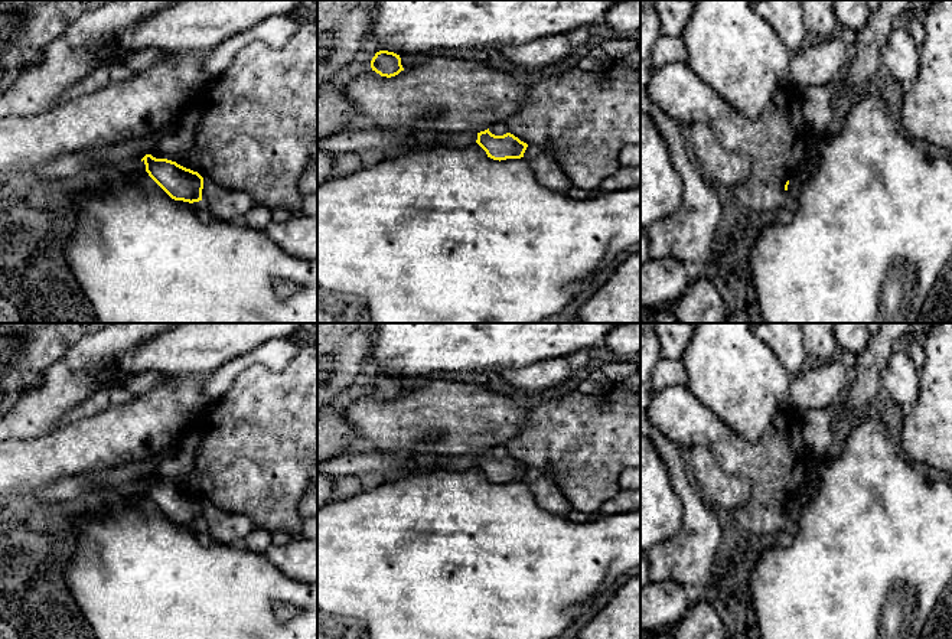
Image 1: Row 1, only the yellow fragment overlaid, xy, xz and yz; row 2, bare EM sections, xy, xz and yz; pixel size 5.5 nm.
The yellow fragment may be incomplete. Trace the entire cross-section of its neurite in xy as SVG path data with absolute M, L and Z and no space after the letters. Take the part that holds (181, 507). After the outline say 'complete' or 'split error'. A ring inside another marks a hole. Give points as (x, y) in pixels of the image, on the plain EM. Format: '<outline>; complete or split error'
M146 477L141 485L149 499L175 524L202 524L203 501L190 492L167 482Z; complete

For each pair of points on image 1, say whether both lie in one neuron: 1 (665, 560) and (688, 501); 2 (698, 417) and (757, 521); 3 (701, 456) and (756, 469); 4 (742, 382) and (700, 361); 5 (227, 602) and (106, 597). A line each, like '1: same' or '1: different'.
1: same
2: same
3: different
4: same
5: same

